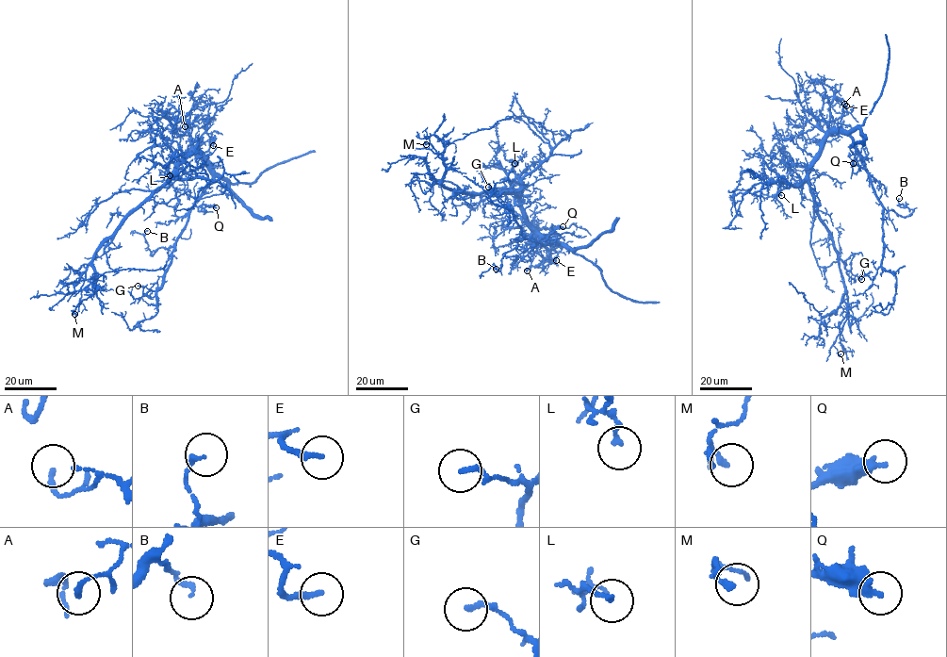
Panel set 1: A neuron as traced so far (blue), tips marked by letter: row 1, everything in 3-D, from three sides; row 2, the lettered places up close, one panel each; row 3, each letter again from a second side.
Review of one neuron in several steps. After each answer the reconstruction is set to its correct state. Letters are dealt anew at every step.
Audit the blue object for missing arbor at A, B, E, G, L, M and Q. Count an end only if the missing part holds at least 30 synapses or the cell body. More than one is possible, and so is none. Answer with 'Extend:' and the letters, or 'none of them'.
Extend: none of them

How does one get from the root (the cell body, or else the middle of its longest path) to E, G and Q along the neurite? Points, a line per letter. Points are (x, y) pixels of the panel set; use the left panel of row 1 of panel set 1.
E: (184, 159), (193, 146), (205, 141), (213, 145)
G: (184, 159), (193, 155), (201, 158), (212, 178), (176, 242), (163, 287), (143, 295), (144, 287), (138, 286)
Q: (184, 159), (193, 155), (197, 156), (212, 175), (195, 205), (198, 211), (207, 205), (216, 207)

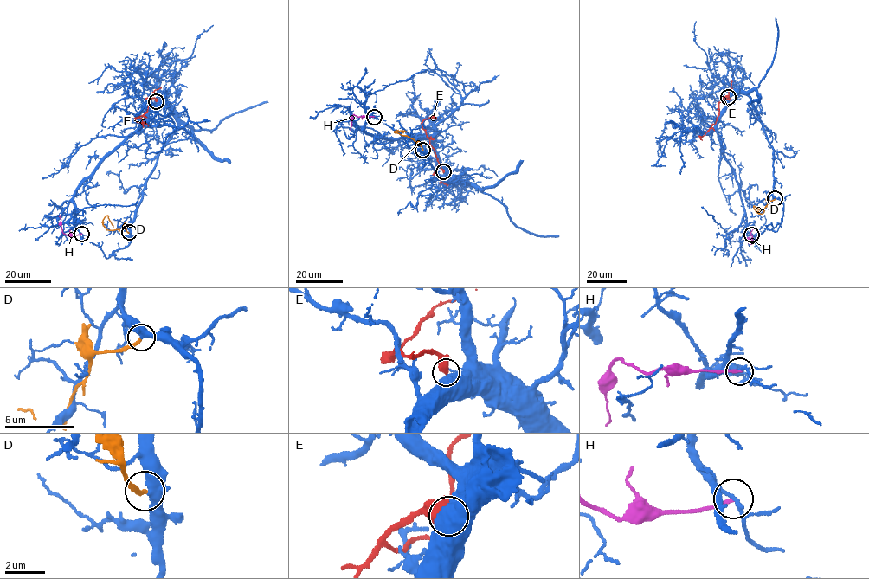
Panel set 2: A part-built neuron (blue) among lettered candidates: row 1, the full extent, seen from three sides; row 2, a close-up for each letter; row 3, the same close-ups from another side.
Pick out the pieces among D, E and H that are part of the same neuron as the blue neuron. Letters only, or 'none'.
none

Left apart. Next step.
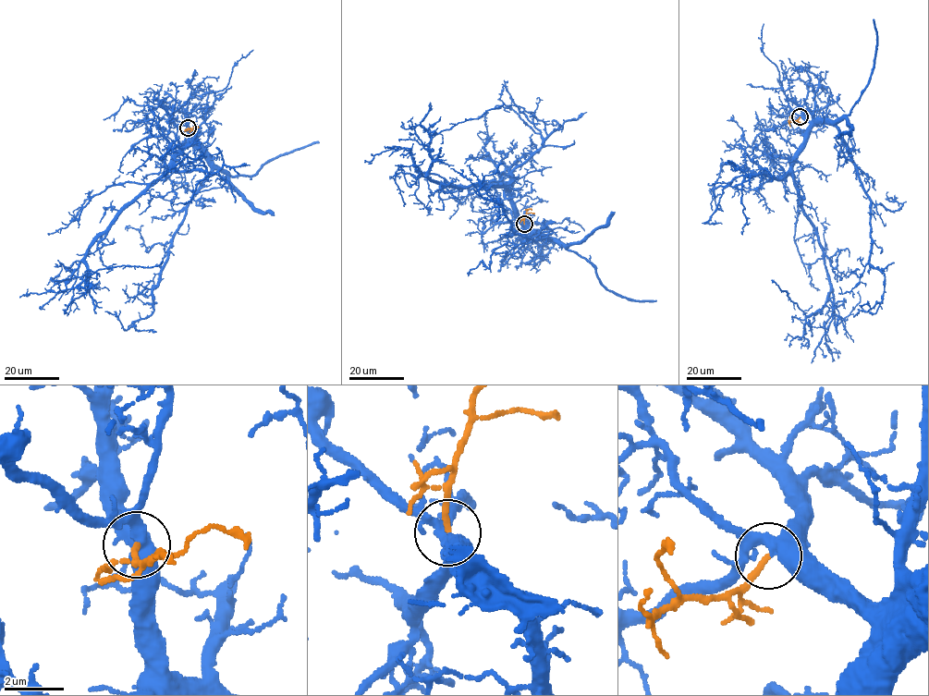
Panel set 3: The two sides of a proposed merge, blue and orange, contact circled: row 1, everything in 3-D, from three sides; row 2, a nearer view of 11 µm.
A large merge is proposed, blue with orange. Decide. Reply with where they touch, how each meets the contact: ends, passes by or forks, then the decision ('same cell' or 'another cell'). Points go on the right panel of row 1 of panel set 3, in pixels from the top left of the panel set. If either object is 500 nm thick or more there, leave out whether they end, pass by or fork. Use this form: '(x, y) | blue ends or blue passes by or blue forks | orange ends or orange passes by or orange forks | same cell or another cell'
(800, 116) | blue forks | orange ends | same cell

